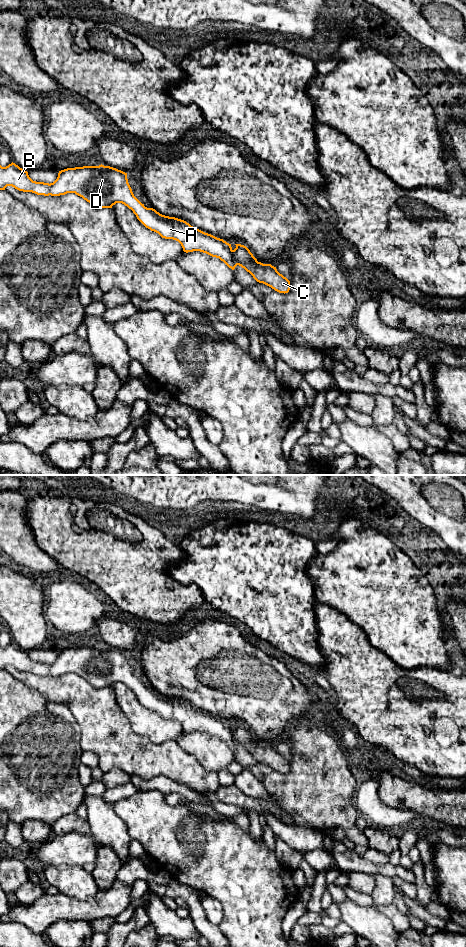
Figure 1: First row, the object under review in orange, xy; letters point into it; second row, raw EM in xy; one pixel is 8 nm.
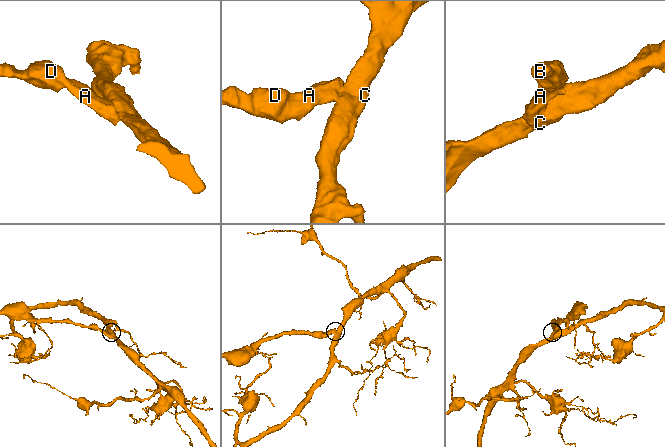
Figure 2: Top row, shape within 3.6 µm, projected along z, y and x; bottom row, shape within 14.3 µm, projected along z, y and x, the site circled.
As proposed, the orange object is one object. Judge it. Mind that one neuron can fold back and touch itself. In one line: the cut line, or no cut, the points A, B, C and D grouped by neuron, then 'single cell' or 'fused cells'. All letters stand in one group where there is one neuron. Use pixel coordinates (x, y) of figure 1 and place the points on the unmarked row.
cut xy (232, 730), (232, 738), (236, 745); groups A B D / C; fused cells

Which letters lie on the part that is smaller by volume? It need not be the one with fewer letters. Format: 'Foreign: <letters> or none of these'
Foreign: A, B, D

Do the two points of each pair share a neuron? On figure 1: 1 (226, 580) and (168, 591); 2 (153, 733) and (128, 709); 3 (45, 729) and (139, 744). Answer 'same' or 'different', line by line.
1: different
2: same
3: different

